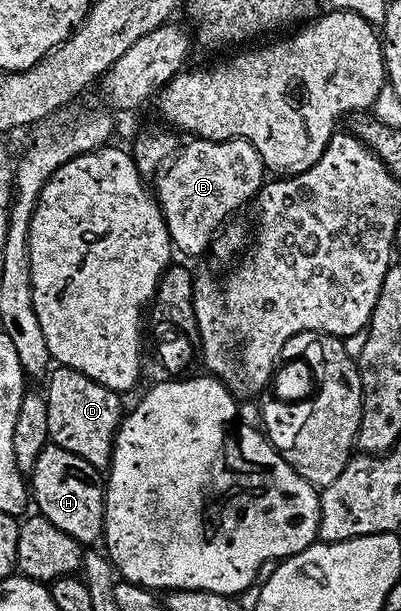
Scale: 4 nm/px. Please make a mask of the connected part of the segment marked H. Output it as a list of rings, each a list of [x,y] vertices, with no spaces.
[[[48,445],[38,452],[30,475],[30,498],[35,509],[54,528],[62,528],[66,536],[74,536],[81,544],[96,544],[104,532],[104,484],[101,471],[94,469],[82,456],[66,452],[61,446]]]

